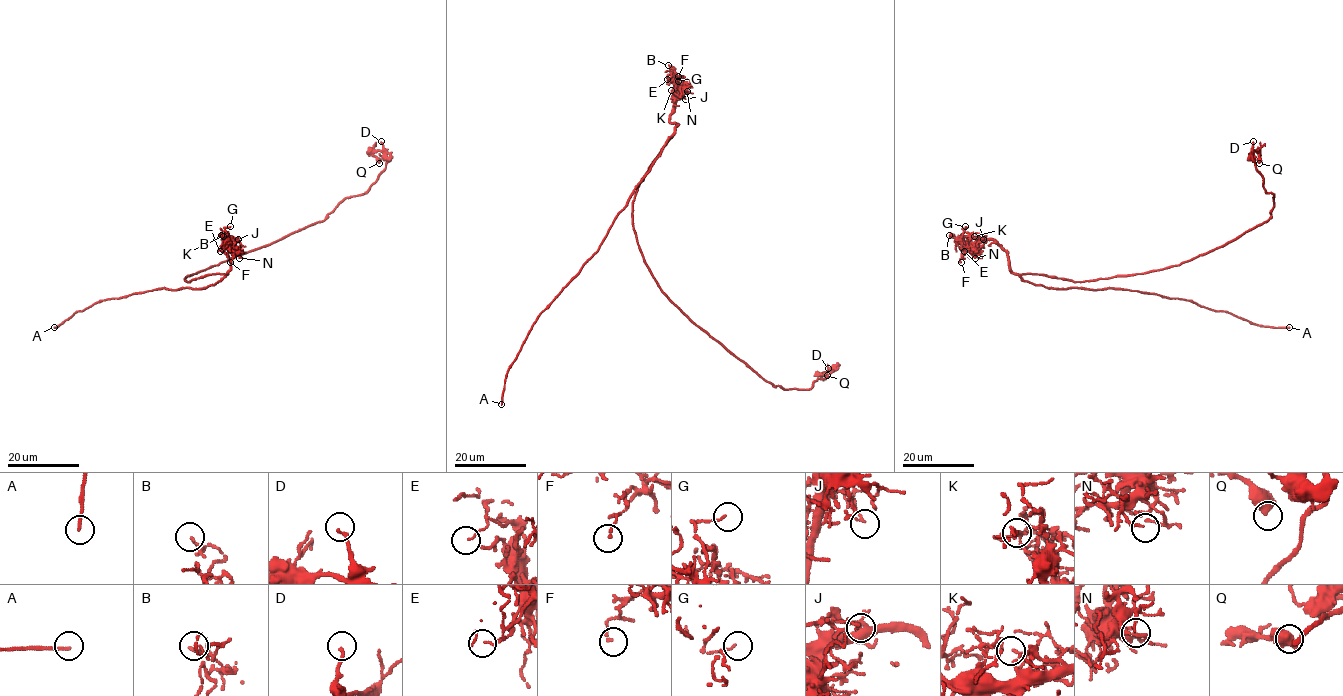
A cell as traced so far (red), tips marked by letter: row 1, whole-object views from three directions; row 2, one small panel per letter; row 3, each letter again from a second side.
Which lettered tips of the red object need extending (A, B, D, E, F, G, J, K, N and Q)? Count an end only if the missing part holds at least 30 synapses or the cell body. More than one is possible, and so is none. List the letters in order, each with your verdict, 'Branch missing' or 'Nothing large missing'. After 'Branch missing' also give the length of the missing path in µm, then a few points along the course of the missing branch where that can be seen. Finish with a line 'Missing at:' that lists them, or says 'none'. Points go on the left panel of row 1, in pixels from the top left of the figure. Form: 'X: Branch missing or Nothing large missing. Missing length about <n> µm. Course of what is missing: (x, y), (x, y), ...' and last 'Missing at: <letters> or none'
A: Branch missing. Missing length about 9 µm. Course of what is missing: (54, 327), (61, 315)
B: Nothing large missing
D: Nothing large missing
E: Nothing large missing
F: Nothing large missing
G: Nothing large missing
J: Nothing large missing
K: Nothing large missing
N: Nothing large missing
Q: Nothing large missing
Missing at: A

